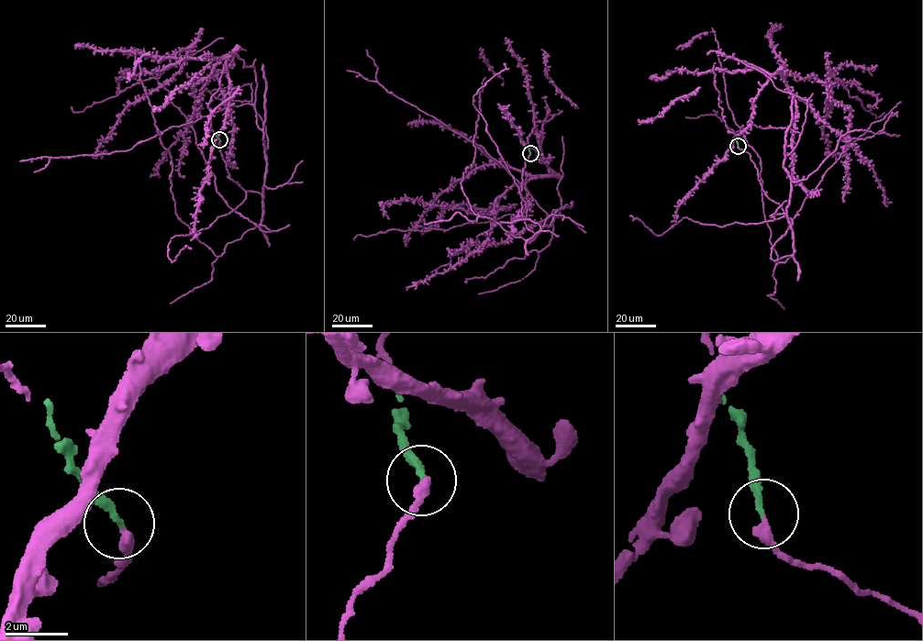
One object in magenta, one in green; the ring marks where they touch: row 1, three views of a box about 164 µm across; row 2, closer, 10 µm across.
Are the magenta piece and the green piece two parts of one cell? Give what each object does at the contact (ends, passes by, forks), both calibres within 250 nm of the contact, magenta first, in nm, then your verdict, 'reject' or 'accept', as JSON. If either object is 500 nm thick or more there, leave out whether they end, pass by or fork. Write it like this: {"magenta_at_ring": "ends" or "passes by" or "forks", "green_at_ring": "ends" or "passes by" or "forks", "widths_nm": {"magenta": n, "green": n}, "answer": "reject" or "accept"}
{"magenta_at_ring": "ends", "green_at_ring": "ends", "widths_nm": {"magenta": 320, "green": 200}, "answer": "accept"}

